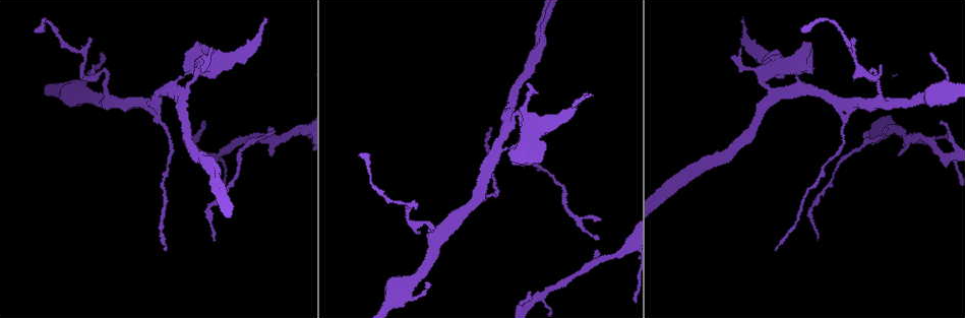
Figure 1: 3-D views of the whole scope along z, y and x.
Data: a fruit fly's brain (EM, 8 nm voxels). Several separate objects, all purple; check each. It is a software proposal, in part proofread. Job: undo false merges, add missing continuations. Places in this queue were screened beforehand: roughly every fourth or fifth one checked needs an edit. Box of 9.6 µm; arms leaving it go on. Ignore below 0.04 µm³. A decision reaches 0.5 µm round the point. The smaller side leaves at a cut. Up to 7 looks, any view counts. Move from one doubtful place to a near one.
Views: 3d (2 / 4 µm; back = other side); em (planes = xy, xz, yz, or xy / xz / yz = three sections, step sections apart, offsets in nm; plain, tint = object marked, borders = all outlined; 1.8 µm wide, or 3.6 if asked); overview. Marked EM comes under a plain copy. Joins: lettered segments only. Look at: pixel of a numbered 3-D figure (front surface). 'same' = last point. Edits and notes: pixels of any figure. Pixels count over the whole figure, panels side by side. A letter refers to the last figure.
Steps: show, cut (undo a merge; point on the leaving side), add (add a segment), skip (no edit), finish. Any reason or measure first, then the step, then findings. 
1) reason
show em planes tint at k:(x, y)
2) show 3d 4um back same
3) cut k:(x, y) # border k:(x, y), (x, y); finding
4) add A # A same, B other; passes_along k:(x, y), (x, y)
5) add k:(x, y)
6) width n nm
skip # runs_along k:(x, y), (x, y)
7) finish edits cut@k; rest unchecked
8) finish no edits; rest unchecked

tapers out
show 3d 4um at 1:(415, 205)

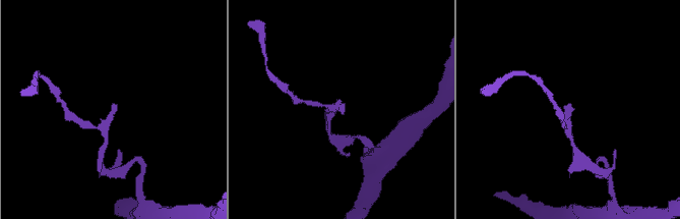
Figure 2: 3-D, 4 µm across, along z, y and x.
now the EM
show em 3.6um xy step 16 borders at 2:(113, 104)

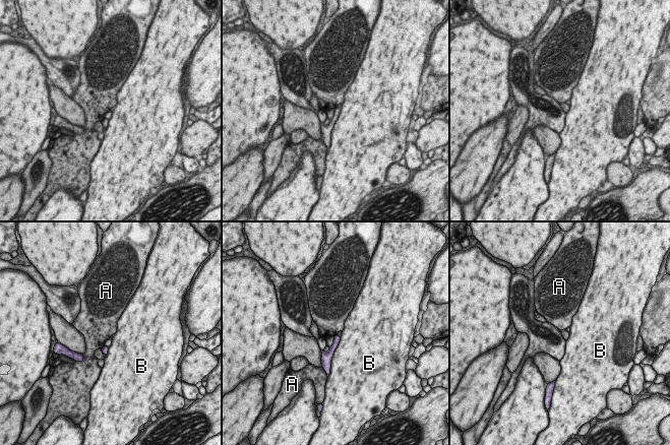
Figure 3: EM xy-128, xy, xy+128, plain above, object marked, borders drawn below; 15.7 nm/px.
width 100 nm
skip # A other, B other; border 3:(81, 355), (84, 360); no lettered segment goes on from it

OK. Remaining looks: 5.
closes a loop
show em xz step 4 tint at 1:(195, 72)

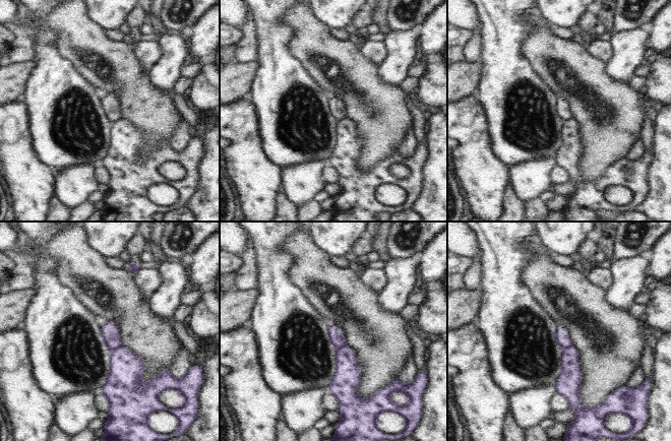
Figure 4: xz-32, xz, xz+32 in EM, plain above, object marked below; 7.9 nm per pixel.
another direction
show em xy step 16 borders same

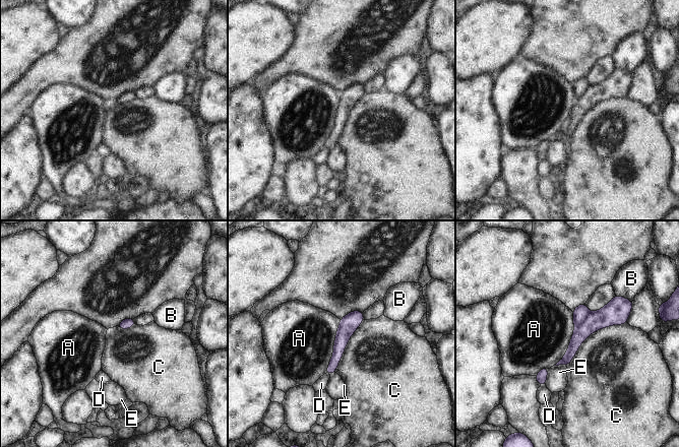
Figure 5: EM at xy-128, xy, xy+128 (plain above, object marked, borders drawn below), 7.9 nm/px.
width 60 nm
cut 5:(613, 313) # A other, B other, C other, D other, E other; border 5:(589, 312), (575, 328); a second neuron is stuck on

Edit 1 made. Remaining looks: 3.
redraw
show overview

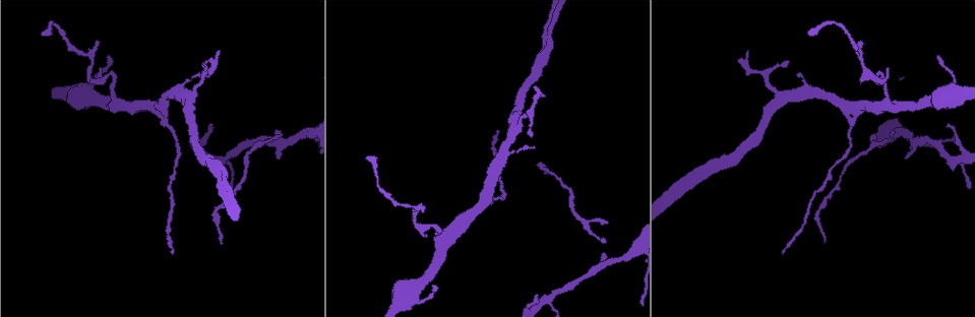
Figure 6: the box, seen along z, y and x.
free end
show em planes borders at 6:(601, 253)

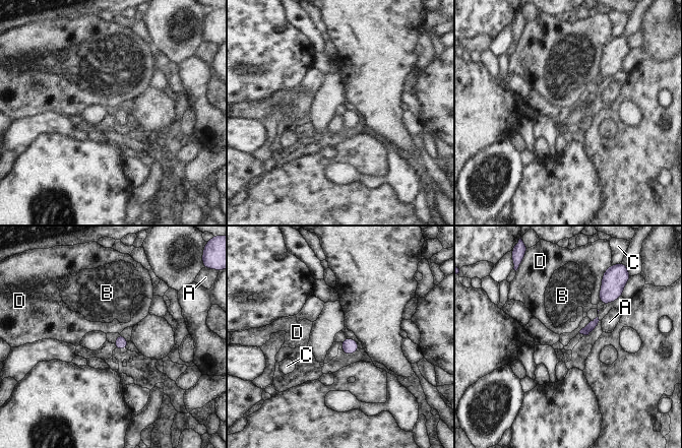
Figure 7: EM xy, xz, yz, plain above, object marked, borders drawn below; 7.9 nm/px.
longest_contact D 190 nm
skip # A other, B other, C other, D other; border 7:(603, 277), (599, 301); no lettered segment goes on from it

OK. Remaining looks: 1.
finish edits cut@5; rest unchecked

